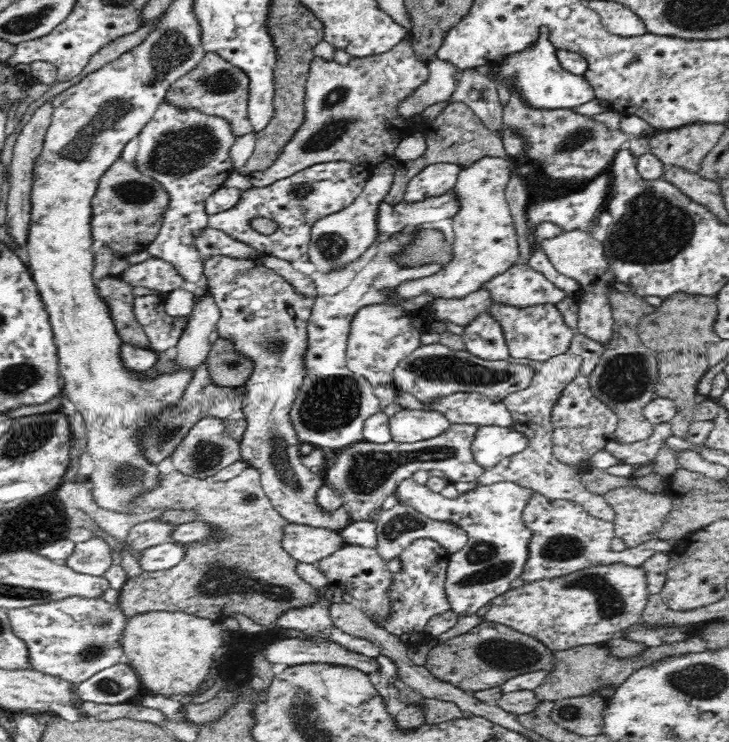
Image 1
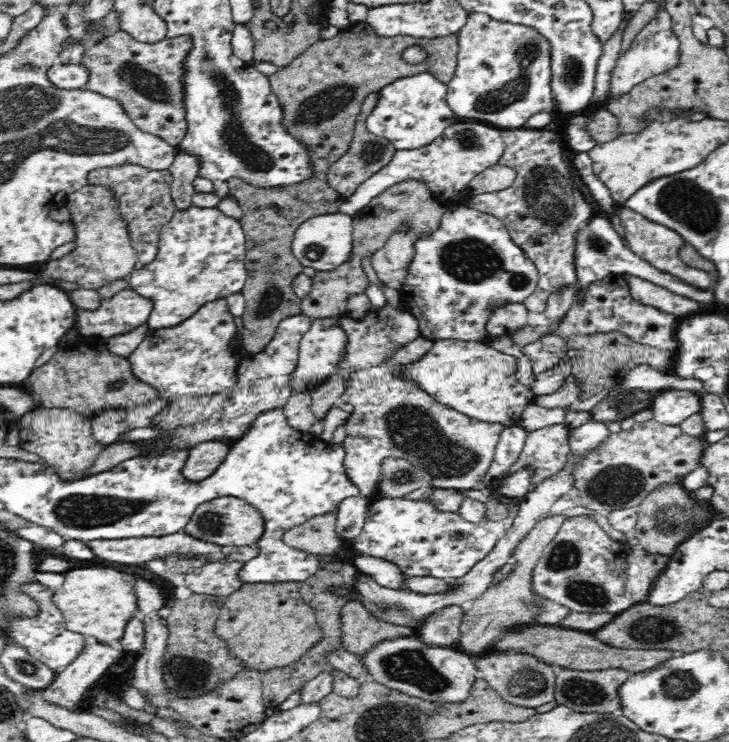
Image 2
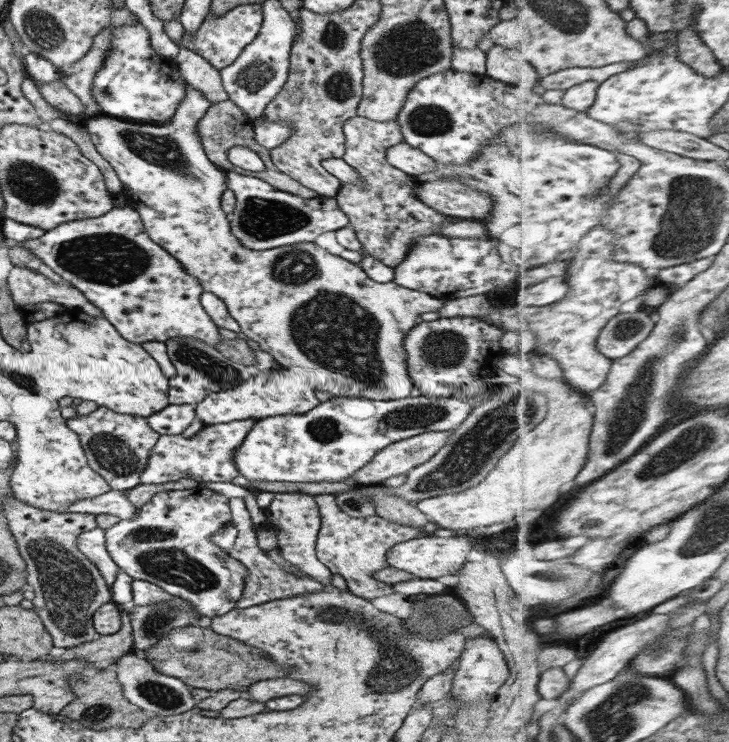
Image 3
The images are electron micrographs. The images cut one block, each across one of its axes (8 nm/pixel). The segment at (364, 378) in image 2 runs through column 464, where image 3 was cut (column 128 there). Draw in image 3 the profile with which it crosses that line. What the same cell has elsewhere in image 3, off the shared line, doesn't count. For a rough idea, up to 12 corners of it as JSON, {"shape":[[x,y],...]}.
{"shape":[[98,406],[65,420],[111,490],[139,484],[158,438],[136,414]]}

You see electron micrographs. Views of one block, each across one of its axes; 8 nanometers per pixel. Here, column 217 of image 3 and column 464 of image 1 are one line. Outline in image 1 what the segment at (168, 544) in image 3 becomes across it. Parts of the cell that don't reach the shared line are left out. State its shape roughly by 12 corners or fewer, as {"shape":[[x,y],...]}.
{"shape":[[496,482],[450,499],[416,483],[398,502],[468,533],[445,593],[478,612],[521,577],[531,492]]}

